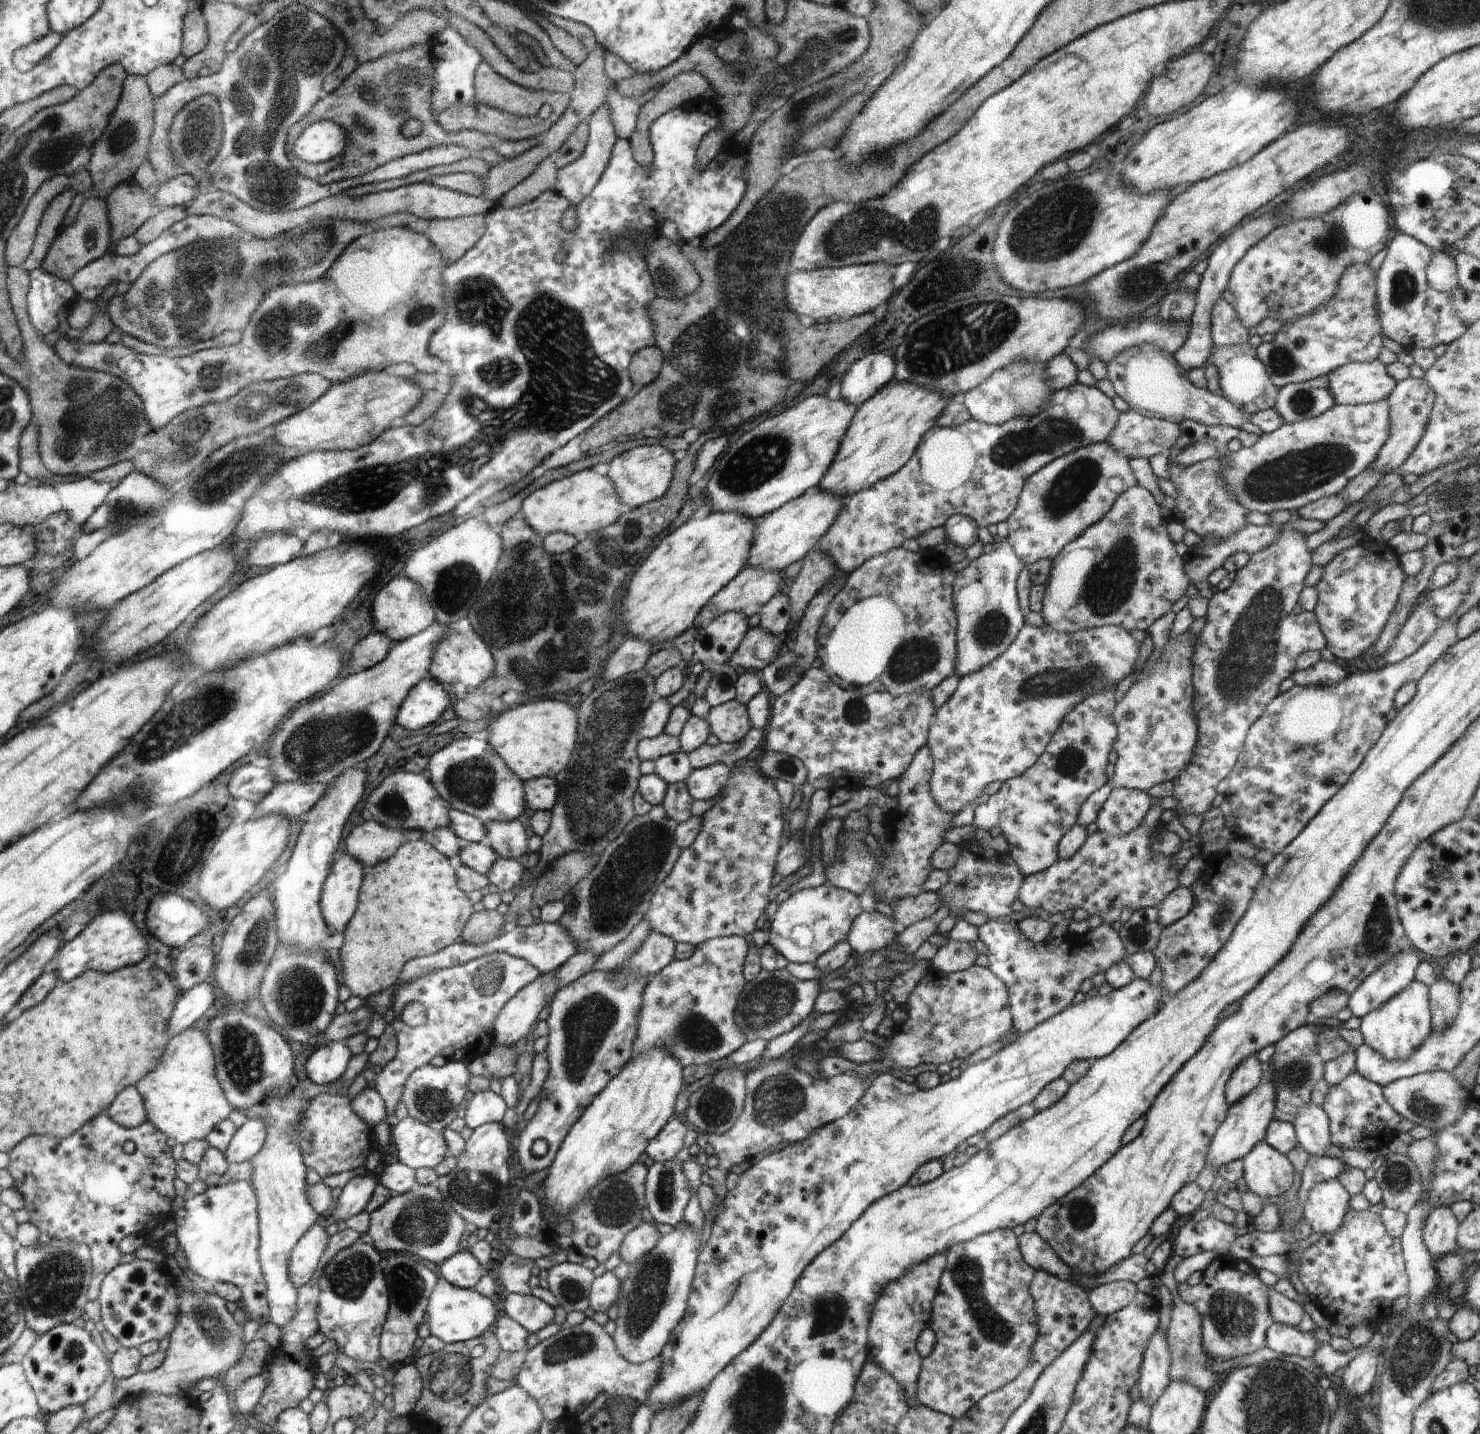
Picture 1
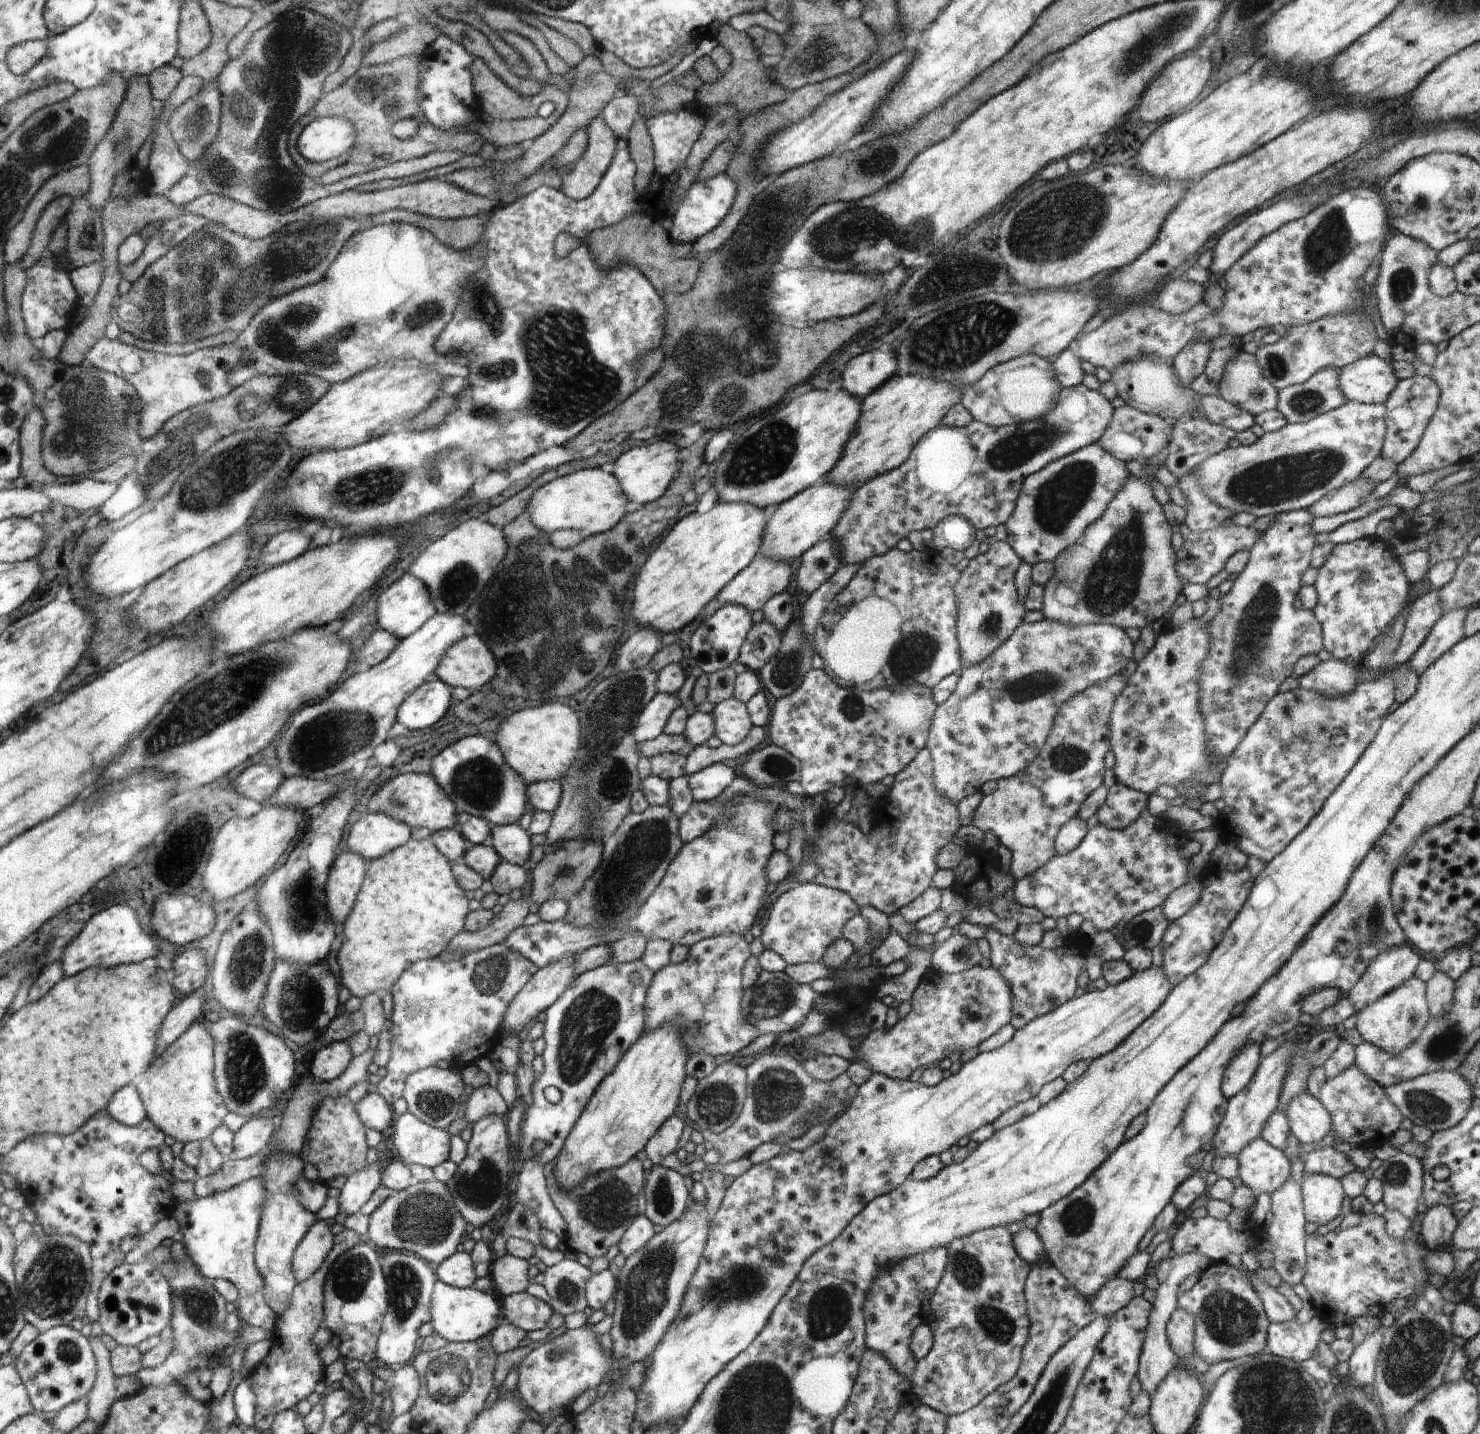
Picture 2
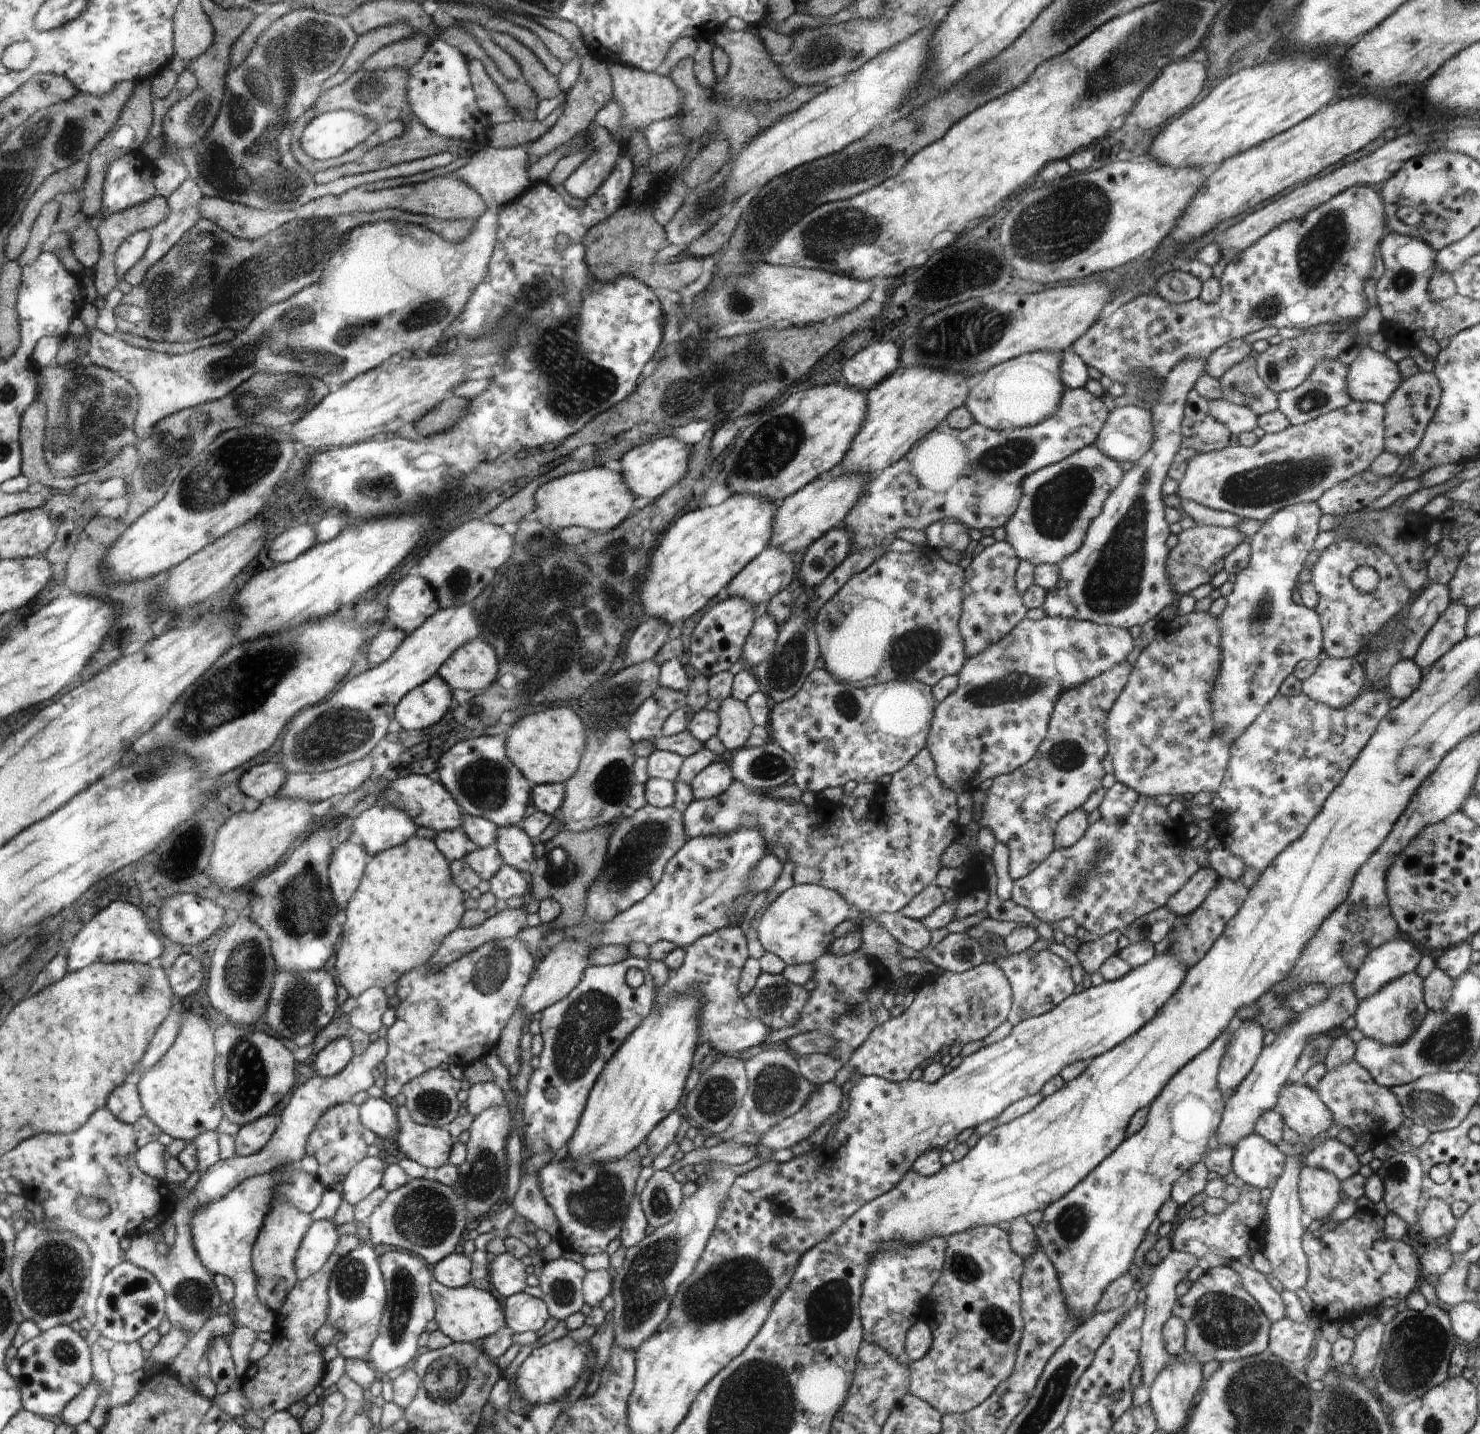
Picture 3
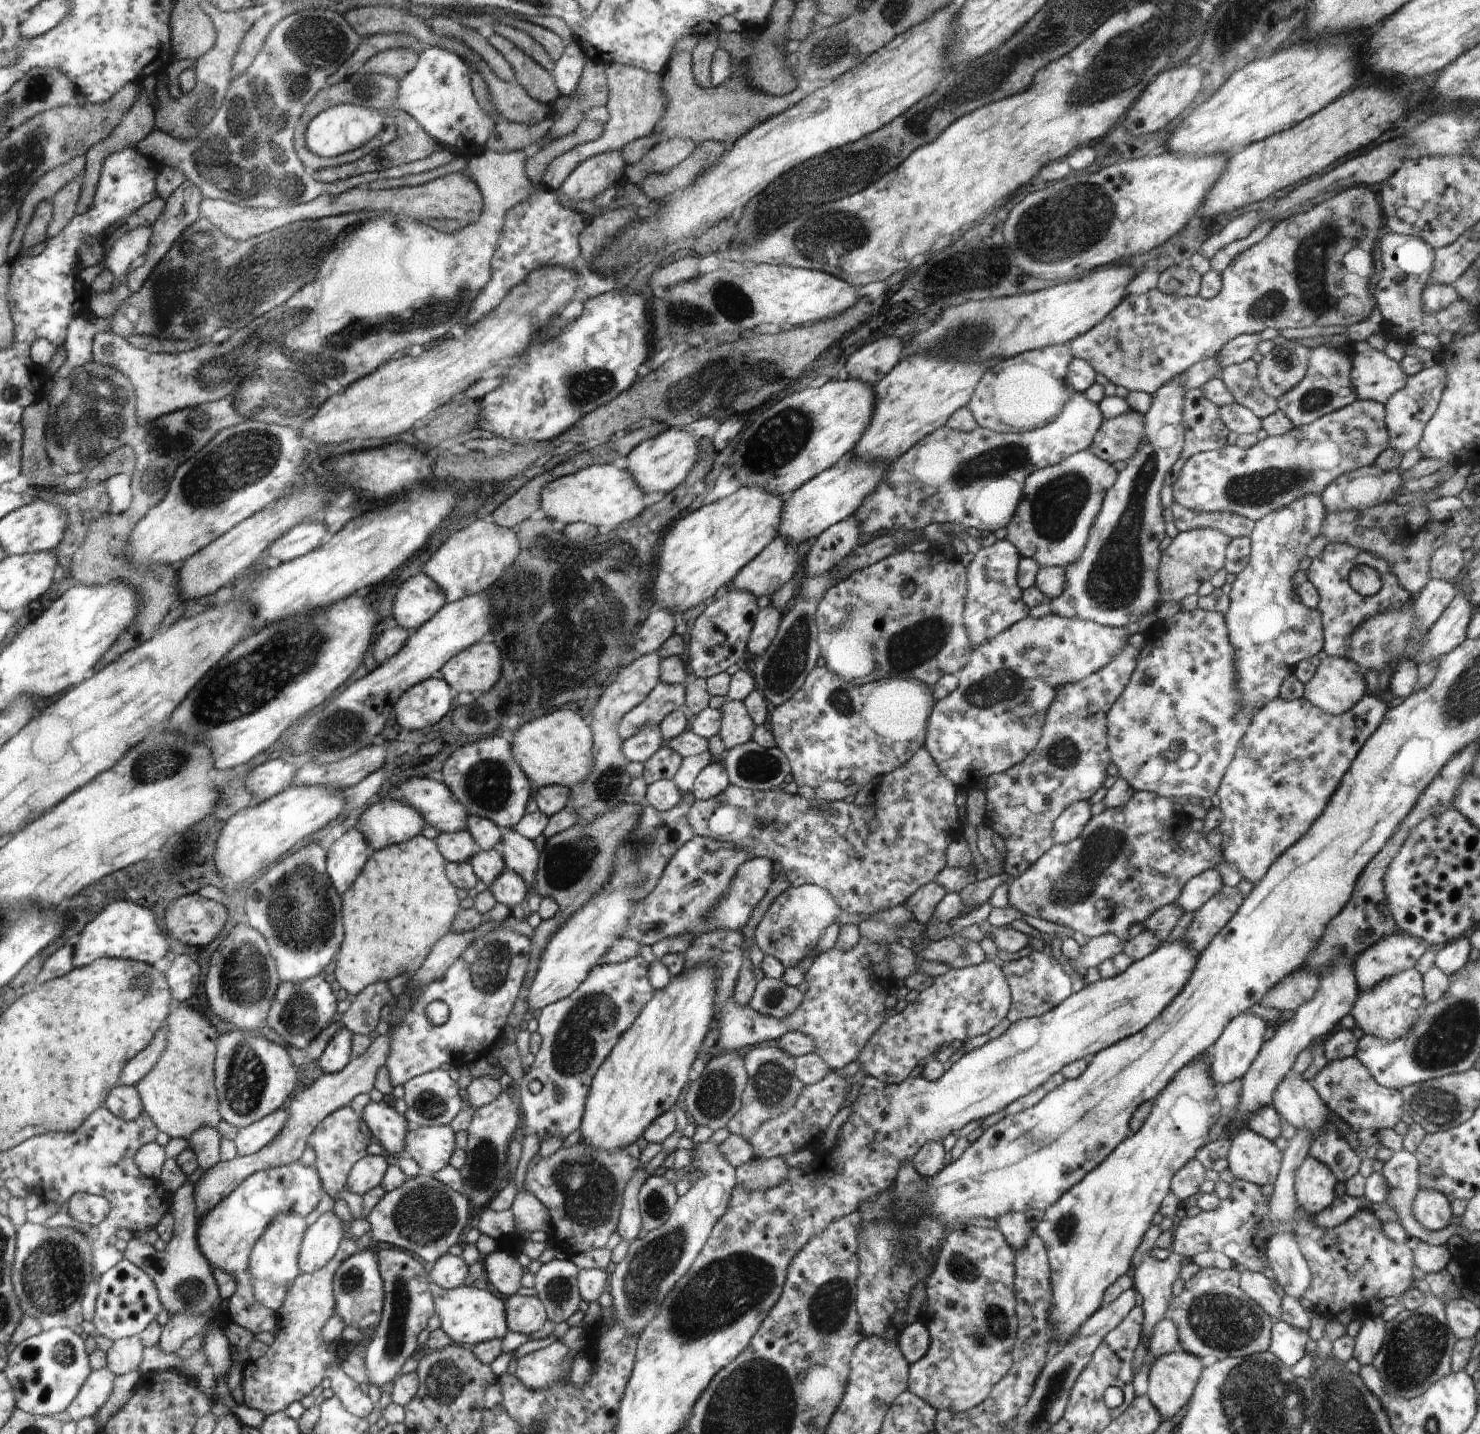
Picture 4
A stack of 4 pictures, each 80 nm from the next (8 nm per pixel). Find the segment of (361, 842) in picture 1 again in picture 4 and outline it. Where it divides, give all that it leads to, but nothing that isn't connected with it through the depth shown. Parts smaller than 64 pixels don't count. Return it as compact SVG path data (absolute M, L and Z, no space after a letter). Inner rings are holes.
M391 796L372 804L356 824L370 849L384 849L420 835L425 820L408 803Z

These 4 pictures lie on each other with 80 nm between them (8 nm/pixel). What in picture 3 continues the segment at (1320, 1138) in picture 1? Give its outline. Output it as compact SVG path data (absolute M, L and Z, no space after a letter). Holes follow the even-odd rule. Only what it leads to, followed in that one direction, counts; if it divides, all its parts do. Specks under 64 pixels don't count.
M1288 1082L1282 1087L1276 1110L1282 1115L1286 1126L1304 1141L1335 1129L1333 1114L1328 1107L1315 1090L1301 1082Z

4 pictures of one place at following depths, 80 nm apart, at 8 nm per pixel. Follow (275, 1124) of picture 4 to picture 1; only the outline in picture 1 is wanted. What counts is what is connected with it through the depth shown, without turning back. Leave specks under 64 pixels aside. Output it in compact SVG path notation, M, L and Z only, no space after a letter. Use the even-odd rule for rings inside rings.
M249 1114L248 1121L236 1129L228 1148L223 1152L225 1158L230 1163L241 1163L256 1157L261 1152L262 1146L265 1145L266 1137L268 1137L268 1131L265 1128L265 1123L260 1118L252 1118Z

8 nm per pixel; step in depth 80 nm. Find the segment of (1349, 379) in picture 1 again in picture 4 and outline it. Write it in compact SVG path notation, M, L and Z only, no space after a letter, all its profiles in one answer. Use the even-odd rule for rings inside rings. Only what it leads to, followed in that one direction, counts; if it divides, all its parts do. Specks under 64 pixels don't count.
M1367 341L1355 343L1351 381L1360 399L1382 403L1400 390L1407 381L1407 374L1399 362L1384 351L1372 348Z

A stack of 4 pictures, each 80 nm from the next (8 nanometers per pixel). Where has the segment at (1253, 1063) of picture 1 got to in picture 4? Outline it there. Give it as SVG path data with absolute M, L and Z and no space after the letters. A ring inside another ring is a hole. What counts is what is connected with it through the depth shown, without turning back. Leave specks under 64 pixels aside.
M1250 1011L1235 1016L1226 1025L1220 1038L1209 1049L1211 1054L1211 1073L1213 1082L1216 1084L1216 1090L1220 1086L1243 1078L1264 1044L1264 1032L1266 1032L1266 1029L1266 1022Z

